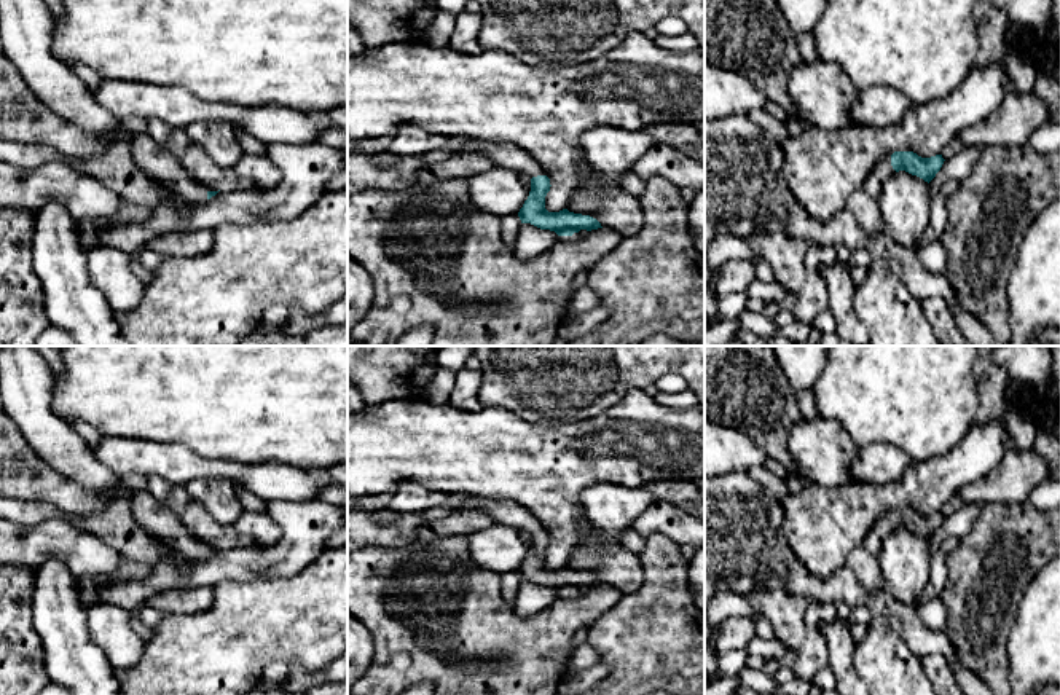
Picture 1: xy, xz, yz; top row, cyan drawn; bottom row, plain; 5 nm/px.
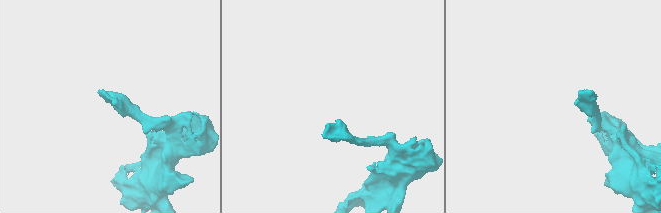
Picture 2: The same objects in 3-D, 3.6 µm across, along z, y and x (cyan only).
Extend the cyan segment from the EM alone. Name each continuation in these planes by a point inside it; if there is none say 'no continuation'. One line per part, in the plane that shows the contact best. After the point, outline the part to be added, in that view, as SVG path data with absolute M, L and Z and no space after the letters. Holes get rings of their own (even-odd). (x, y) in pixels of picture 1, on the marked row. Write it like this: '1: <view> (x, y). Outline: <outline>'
1: yz (883, 169). Outline: M888 155L886 158L880 159L874 171L867 175L866 182L864 182L864 190L872 196L872 198L878 198L878 194L881 193L881 185L883 182L894 174L896 171L891 166L891 155Z

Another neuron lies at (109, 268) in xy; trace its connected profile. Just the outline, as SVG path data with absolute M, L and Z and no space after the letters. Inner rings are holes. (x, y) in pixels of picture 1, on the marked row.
M99 245L86 250L91 282L99 289L115 312L128 312L139 306L145 285L132 273L132 257Z

